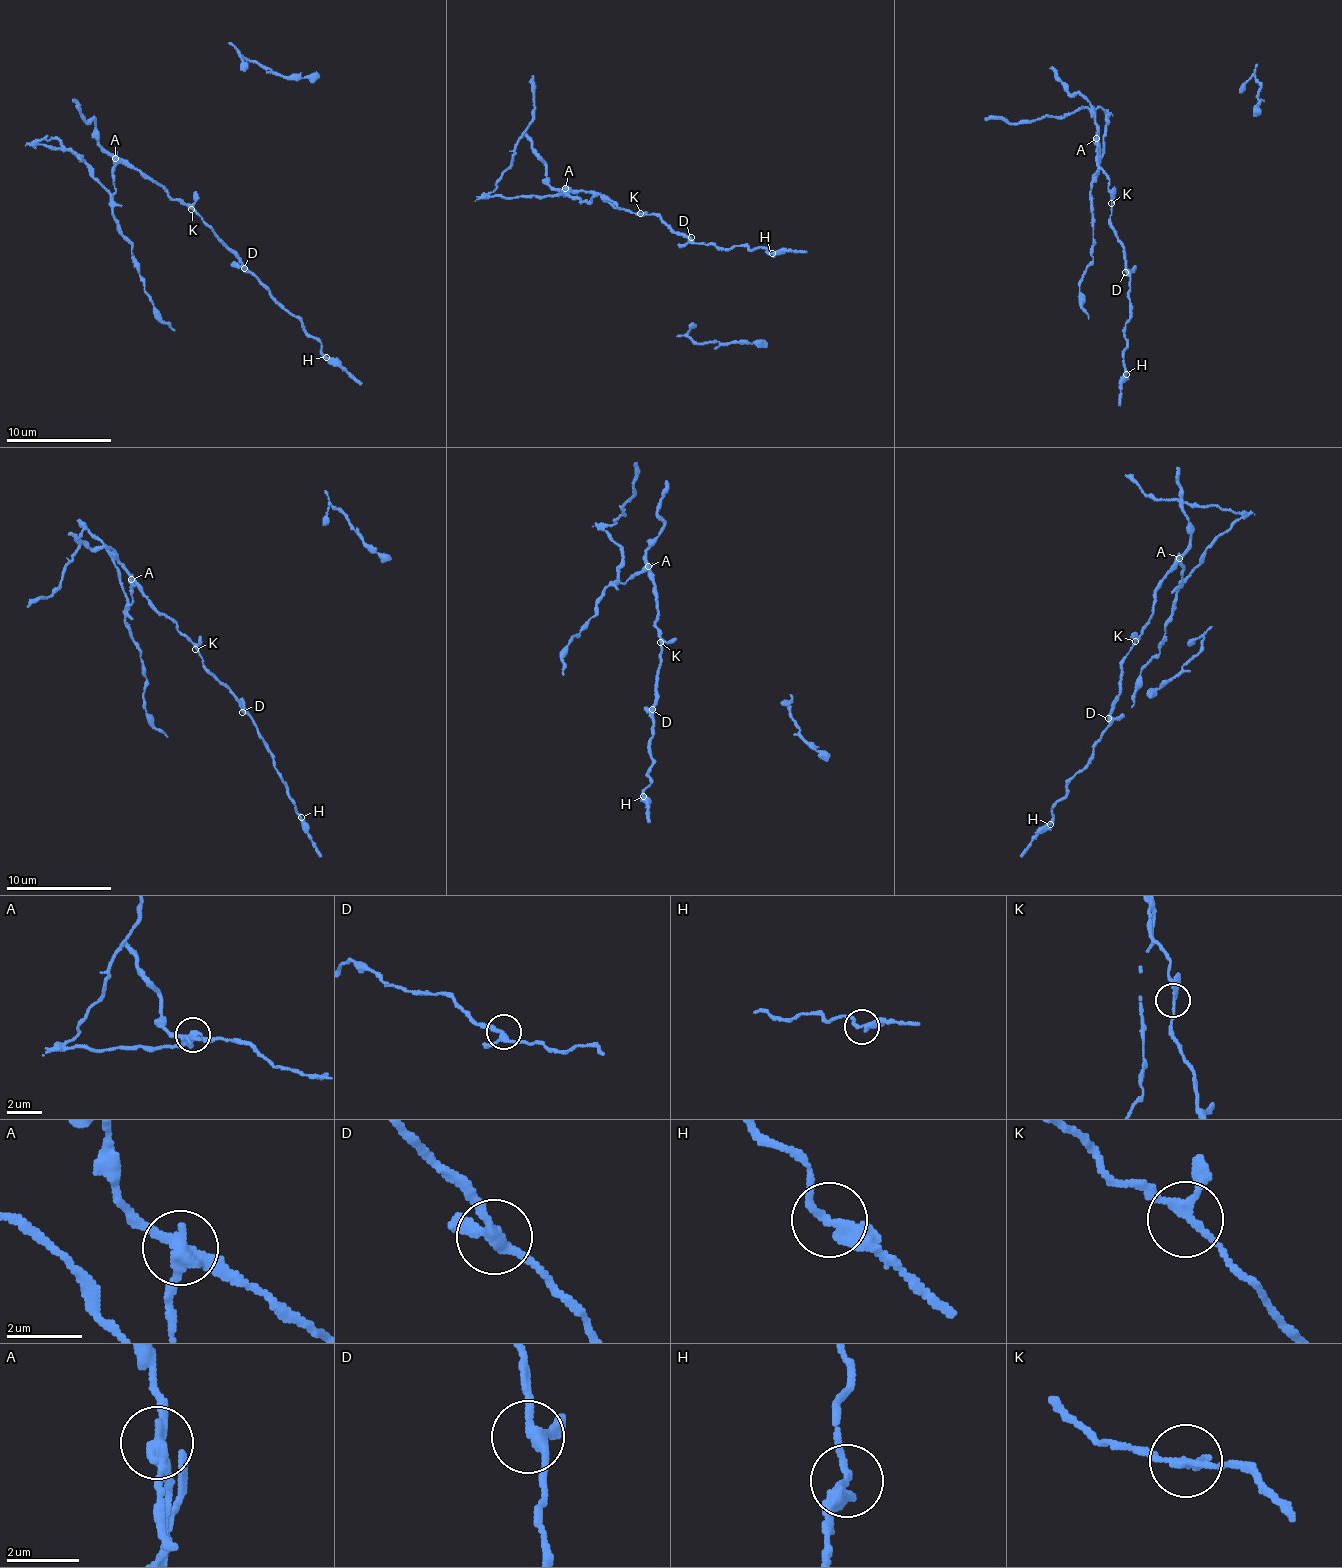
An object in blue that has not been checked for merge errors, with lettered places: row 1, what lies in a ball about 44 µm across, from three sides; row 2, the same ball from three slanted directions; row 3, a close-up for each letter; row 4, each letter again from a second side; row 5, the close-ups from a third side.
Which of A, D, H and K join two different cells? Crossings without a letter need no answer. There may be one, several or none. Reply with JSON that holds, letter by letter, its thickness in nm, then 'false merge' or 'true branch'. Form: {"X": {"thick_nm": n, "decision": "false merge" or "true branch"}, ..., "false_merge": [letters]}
{"A": {"thick_nm": 280, "decision": "false merge"}, "D": {"thick_nm": 240, "decision": "true branch"}, "H": {"thick_nm": 280, "decision": "true branch"}, "K": {"thick_nm": 180, "decision": "true branch"}, "false_merge": ["A"]}

